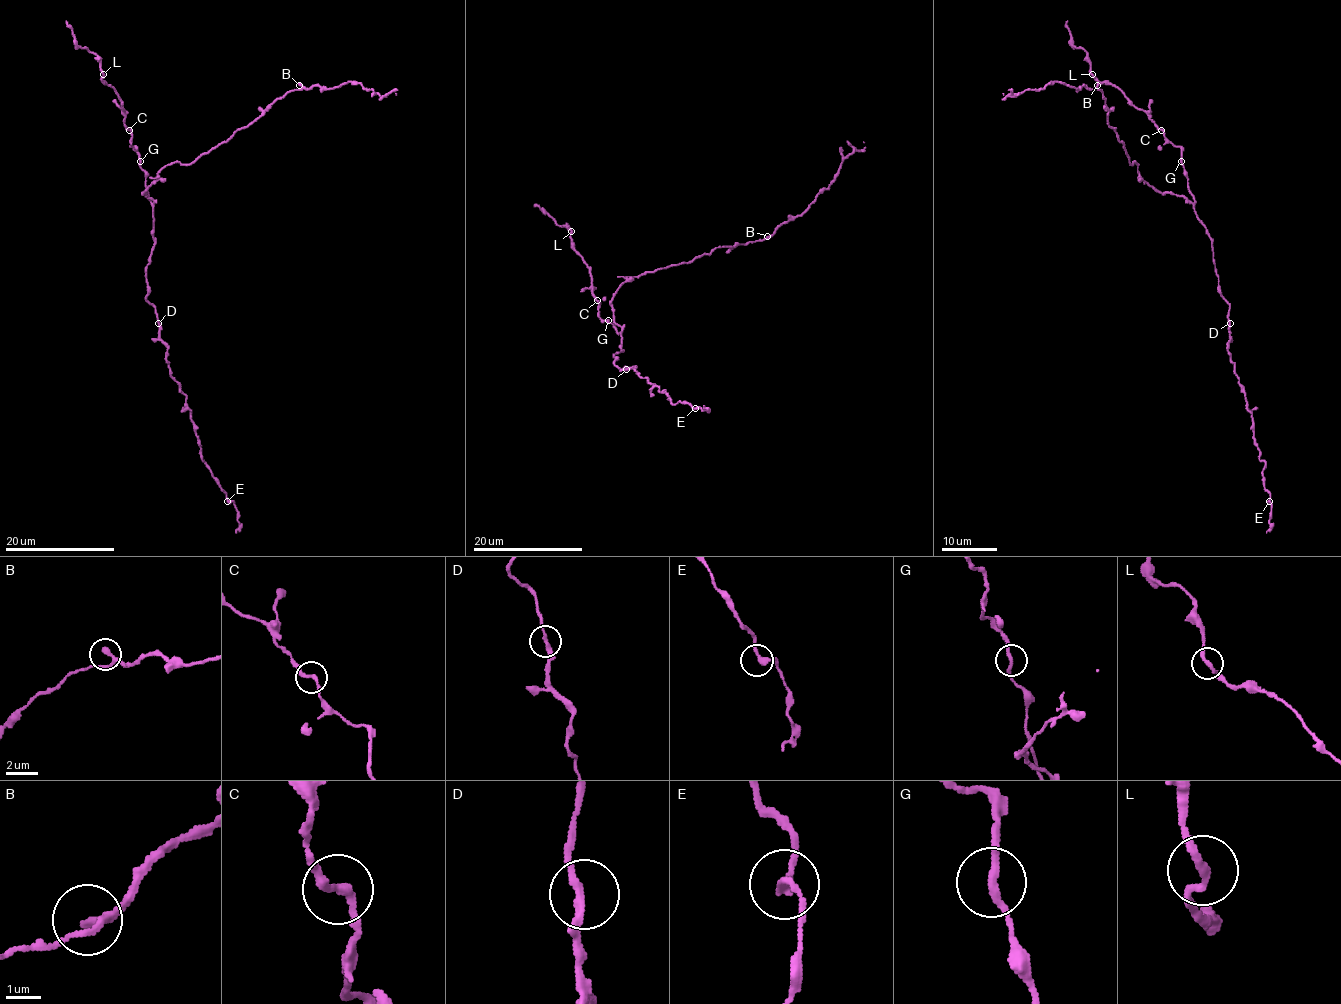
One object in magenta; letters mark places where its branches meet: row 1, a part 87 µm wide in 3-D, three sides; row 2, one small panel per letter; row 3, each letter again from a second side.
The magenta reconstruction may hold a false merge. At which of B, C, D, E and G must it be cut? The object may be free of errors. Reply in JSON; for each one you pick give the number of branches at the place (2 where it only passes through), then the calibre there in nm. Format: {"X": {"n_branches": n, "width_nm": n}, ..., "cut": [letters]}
{"cut": []}

